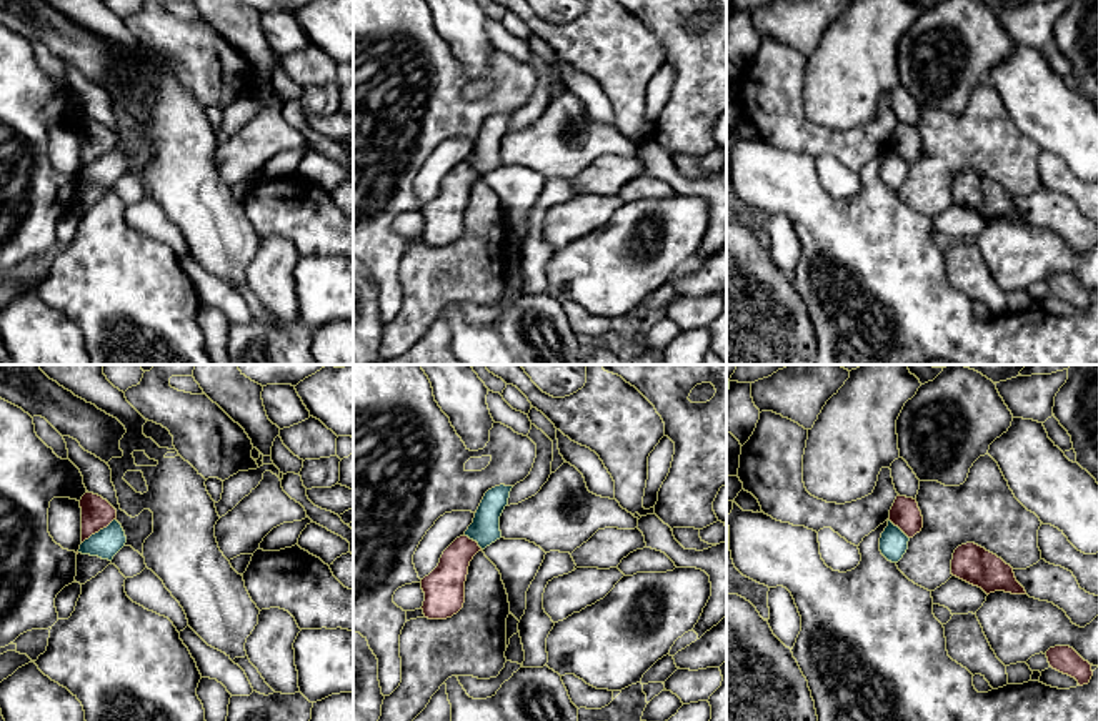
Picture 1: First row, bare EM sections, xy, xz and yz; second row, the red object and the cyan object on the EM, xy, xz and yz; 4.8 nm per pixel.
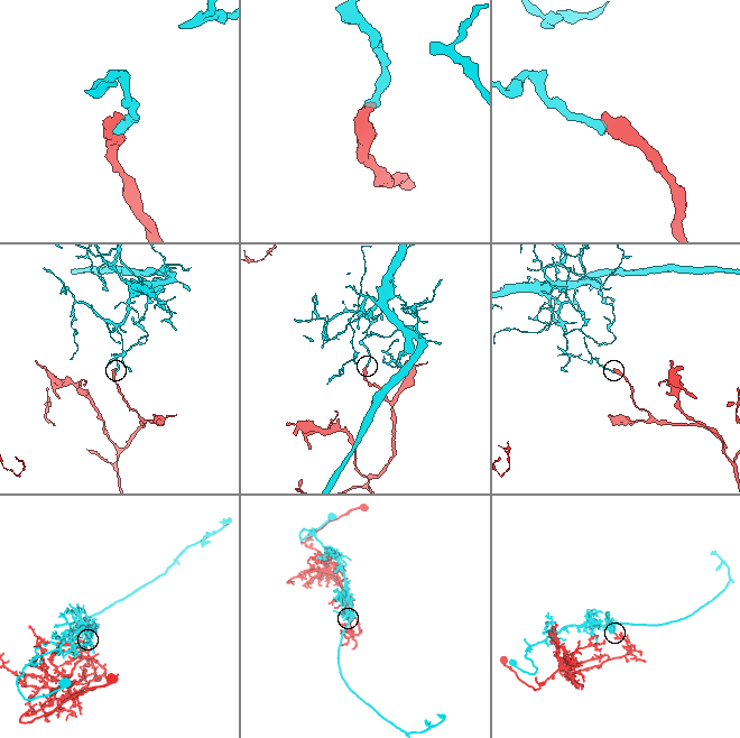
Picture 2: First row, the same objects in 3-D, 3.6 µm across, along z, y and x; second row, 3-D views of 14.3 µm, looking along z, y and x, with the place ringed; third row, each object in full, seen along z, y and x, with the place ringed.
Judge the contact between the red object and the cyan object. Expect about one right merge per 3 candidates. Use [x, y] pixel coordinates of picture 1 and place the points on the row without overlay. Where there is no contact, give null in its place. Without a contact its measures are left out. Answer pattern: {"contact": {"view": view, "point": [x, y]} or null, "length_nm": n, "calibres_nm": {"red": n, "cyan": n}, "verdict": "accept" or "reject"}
{"contact": {"view": "xy", "point": [99, 157]}, "length_nm": 200, "calibres_nm": {"red": 160, "cyan": 140}, "verdict": "reject"}

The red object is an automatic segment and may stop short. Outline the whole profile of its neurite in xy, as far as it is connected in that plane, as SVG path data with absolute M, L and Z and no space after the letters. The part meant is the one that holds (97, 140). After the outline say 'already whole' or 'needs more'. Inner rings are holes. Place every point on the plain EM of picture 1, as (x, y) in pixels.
M85 120L82 135L82 170L117 147L117 137L102 123Z; already whole

